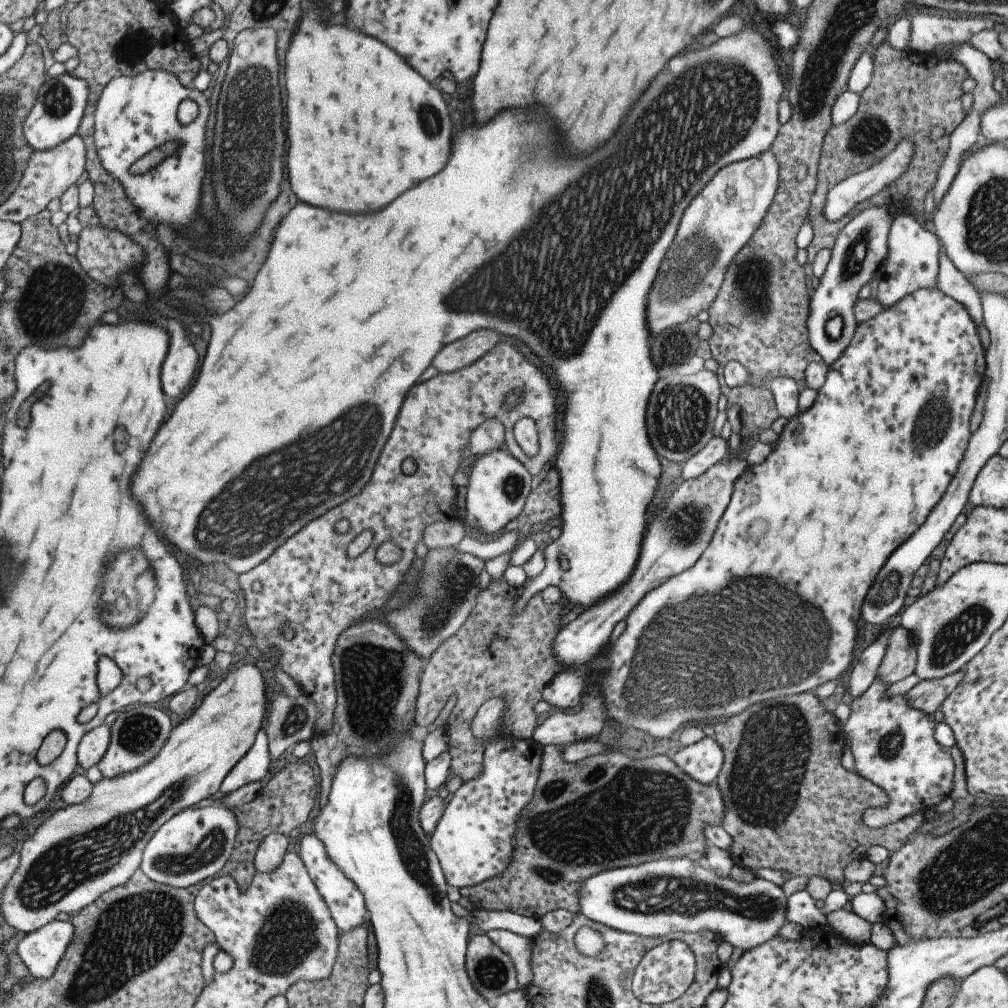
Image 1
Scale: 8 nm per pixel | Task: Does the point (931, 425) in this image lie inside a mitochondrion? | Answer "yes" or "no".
yes

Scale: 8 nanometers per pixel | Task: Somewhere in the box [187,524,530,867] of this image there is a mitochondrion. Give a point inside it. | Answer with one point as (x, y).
(371, 677)

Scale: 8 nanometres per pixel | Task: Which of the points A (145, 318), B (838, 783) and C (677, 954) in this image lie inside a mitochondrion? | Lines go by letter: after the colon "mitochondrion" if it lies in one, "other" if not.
A: other
B: other
C: other

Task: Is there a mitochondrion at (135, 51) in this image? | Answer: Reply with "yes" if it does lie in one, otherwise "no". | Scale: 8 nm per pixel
yes

